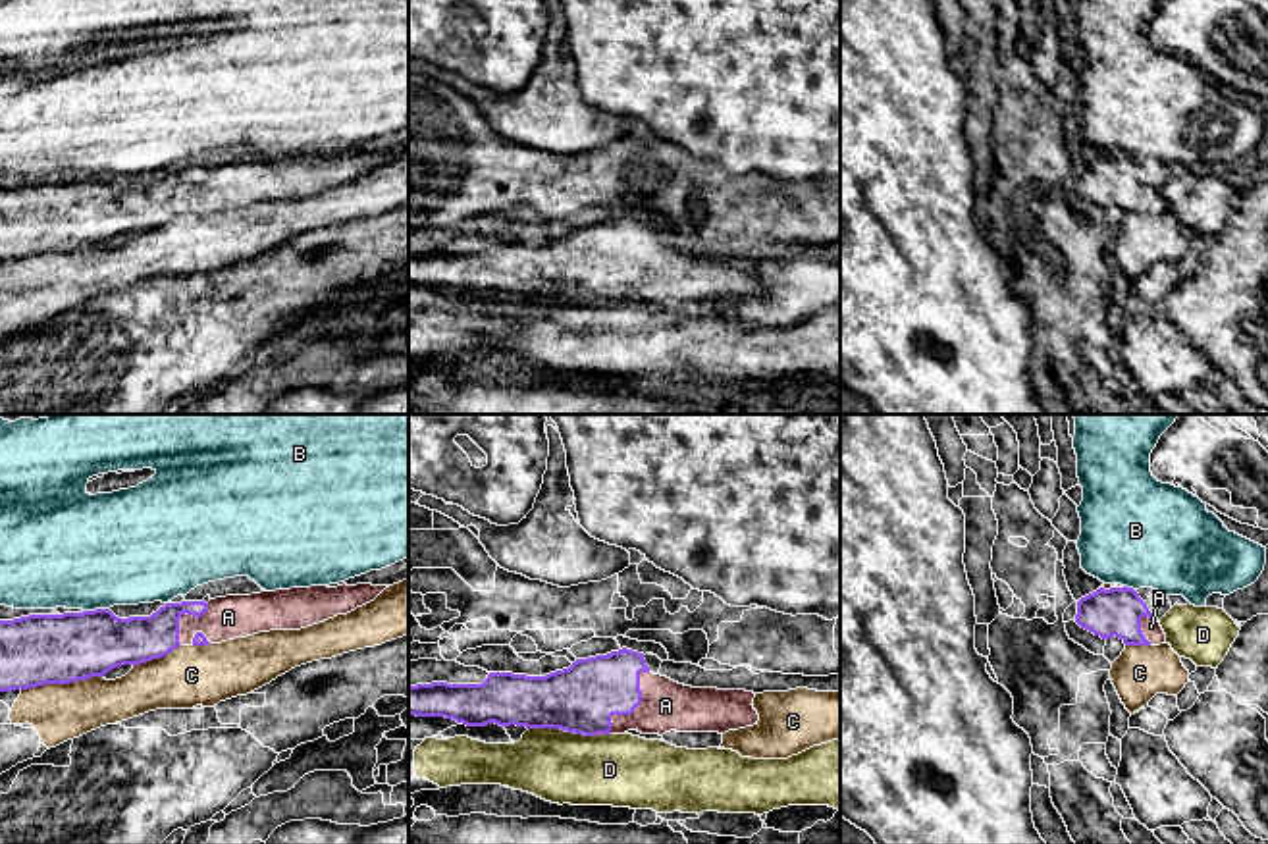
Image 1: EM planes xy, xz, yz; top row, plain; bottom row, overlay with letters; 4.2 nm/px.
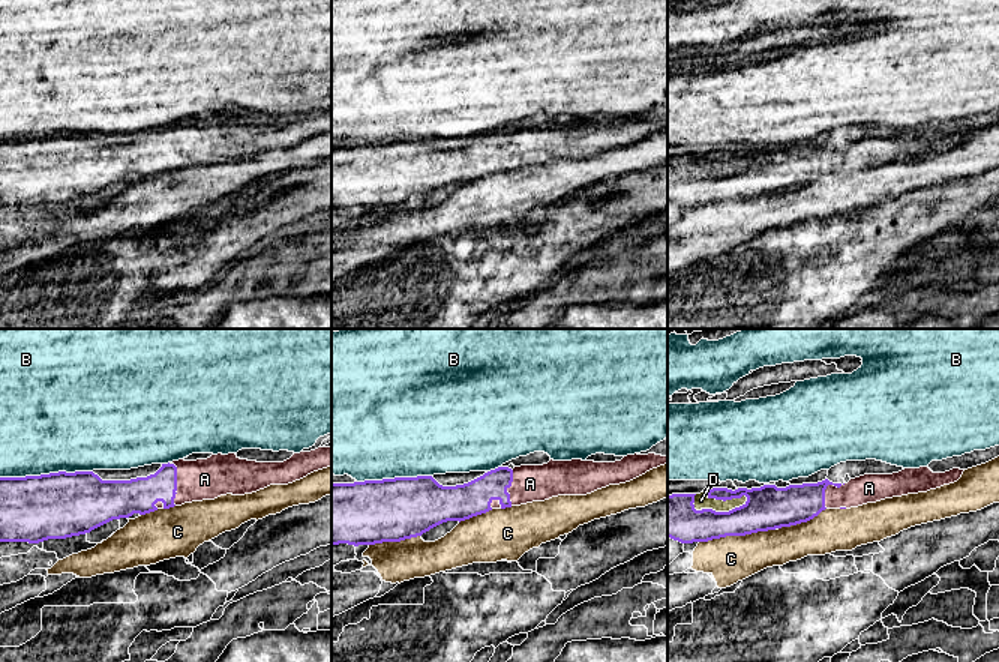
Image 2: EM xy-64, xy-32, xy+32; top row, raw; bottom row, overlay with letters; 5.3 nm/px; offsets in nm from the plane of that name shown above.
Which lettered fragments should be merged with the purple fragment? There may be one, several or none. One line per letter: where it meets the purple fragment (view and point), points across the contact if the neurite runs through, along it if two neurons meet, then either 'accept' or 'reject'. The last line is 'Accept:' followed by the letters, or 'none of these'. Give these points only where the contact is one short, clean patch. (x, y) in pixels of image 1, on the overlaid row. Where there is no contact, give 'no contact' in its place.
A: xz (636, 706) | across xz (582, 698), (629, 698), (636, 706), (665, 706) | accept
B: xy (95, 609) | reject
C: xy (62, 683) | reject
D: xz (569, 731) | reject
Accept: A

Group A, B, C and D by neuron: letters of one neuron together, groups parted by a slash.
A / B / C / D

